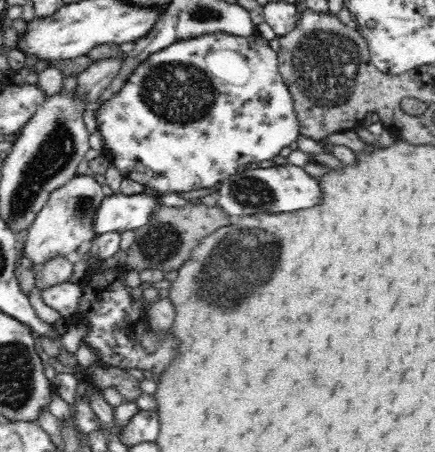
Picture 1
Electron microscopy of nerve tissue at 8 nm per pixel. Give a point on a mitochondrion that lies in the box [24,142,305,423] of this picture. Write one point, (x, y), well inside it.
(221, 273)

